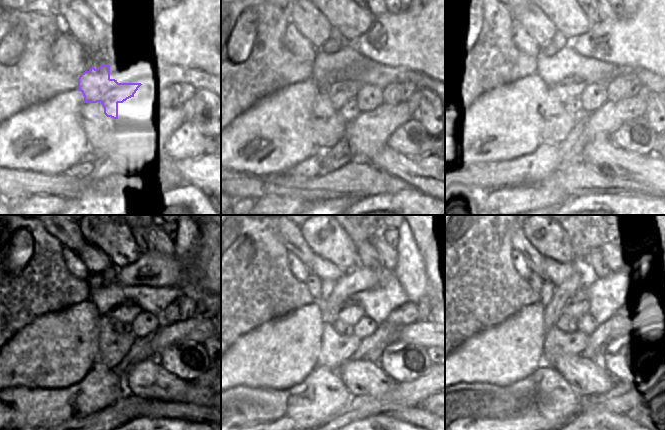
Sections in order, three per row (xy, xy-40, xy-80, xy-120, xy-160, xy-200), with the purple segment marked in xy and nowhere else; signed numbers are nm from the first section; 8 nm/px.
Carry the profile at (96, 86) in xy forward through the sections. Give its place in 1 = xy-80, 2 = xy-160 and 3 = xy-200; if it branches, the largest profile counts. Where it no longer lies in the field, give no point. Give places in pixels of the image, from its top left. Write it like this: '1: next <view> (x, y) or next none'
1: next xy-80 (570, 89)
2: next xy-160 (351, 312)
3: next xy-200 (577, 308)

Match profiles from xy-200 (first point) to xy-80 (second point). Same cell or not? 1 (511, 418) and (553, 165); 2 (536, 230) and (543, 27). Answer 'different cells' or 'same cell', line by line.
1: same cell
2: different cells

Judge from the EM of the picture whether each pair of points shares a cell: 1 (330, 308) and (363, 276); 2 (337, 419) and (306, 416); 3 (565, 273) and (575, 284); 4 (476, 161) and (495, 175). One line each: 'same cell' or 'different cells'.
1: same cell
2: different cells
3: different cells
4: different cells

